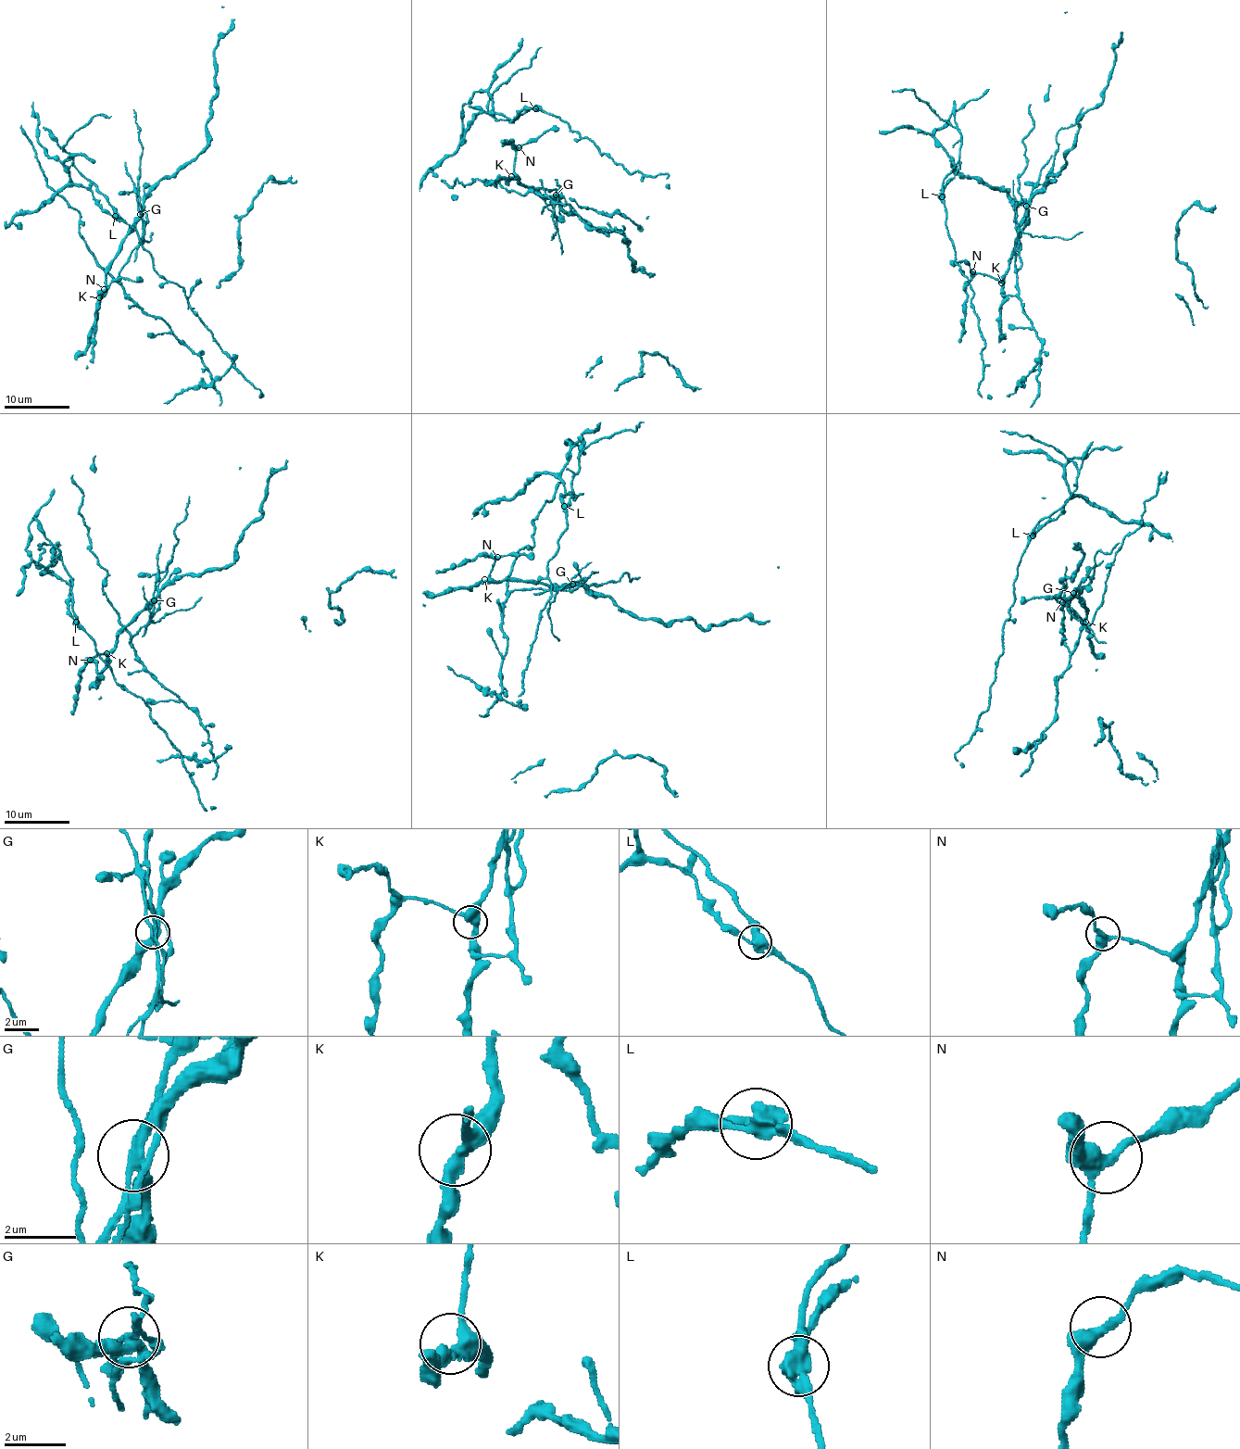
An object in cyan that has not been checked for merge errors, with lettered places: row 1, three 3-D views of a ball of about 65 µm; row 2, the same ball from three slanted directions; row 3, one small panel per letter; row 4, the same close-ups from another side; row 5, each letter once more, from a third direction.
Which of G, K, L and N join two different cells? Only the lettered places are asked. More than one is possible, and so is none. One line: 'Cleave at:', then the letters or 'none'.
Cleave at: G, L

